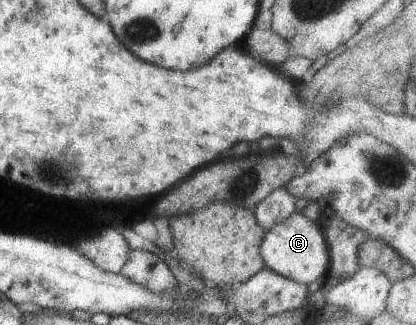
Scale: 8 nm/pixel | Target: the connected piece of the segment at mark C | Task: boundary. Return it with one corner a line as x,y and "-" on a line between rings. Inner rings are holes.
292,213
286,220
276,223
265,233
260,243
260,254
270,270
308,285
320,276
327,277
330,270
330,255
319,222
313,222
303,213

